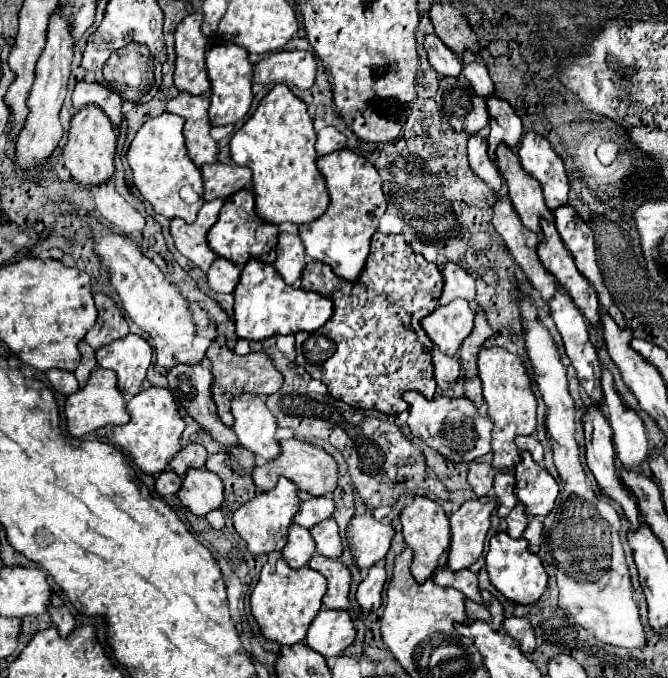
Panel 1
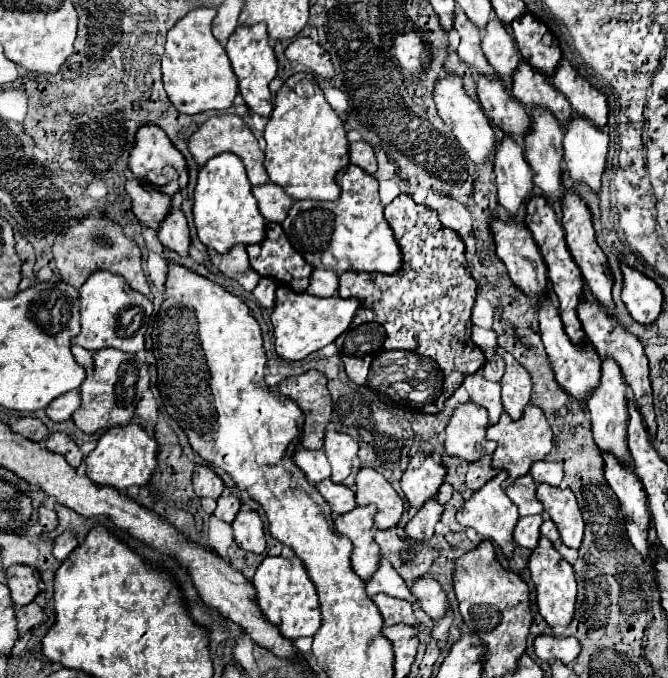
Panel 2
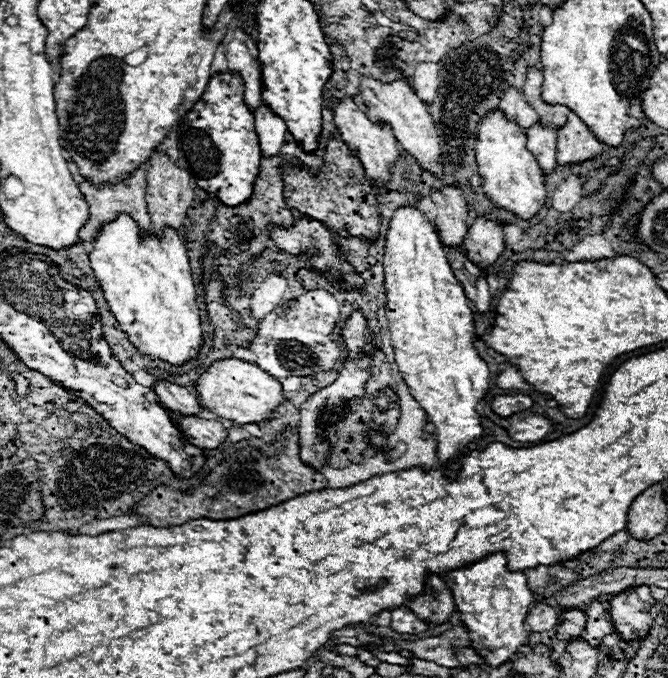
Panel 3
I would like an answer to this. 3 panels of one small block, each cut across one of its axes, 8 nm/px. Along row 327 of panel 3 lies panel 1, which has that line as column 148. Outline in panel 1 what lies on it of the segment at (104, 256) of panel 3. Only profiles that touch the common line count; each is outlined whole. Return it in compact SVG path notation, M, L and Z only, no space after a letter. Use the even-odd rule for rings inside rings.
M164 112L160 116L150 118L136 132L136 136L134 136L134 140L128 148L126 160L132 168L136 188L152 204L156 214L162 214L166 218L178 216L178 218L186 220L188 224L192 224L196 220L196 212L200 210L202 202L186 204L180 198L178 190L186 184L192 184L194 190L198 194L202 194L202 178L200 178L200 170L194 166L194 162L186 154L182 126L184 126L184 118L176 116L176 114L170 114L170 112Z

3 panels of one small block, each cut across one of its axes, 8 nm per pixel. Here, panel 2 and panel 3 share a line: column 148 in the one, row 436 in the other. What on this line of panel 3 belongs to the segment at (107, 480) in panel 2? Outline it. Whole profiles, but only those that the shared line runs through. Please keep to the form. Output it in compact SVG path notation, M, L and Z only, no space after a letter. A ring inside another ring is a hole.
M398 208L390 220L390 228L386 232L386 246L384 246L384 288L386 288L386 318L388 318L388 330L390 330L390 340L392 340L392 348L394 348L394 360L396 360L396 366L406 382L406 386L410 388L410 394L414 396L414 400L426 410L428 414L428 420L434 424L436 432L436 442L438 442L438 464L444 466L448 464L452 458L456 458L458 454L464 454L468 452L468 444L474 442L476 438L482 436L482 426L480 426L480 416L476 414L476 404L484 398L486 390L488 390L488 382L490 382L490 372L488 372L488 366L486 362L478 356L476 348L474 348L474 316L472 316L472 308L464 296L464 290L460 286L460 282L456 280L456 276L452 274L452 268L450 268L450 262L446 258L446 252L444 252L444 246L436 234L436 228L434 224L426 218L424 212L420 212L418 208Z

